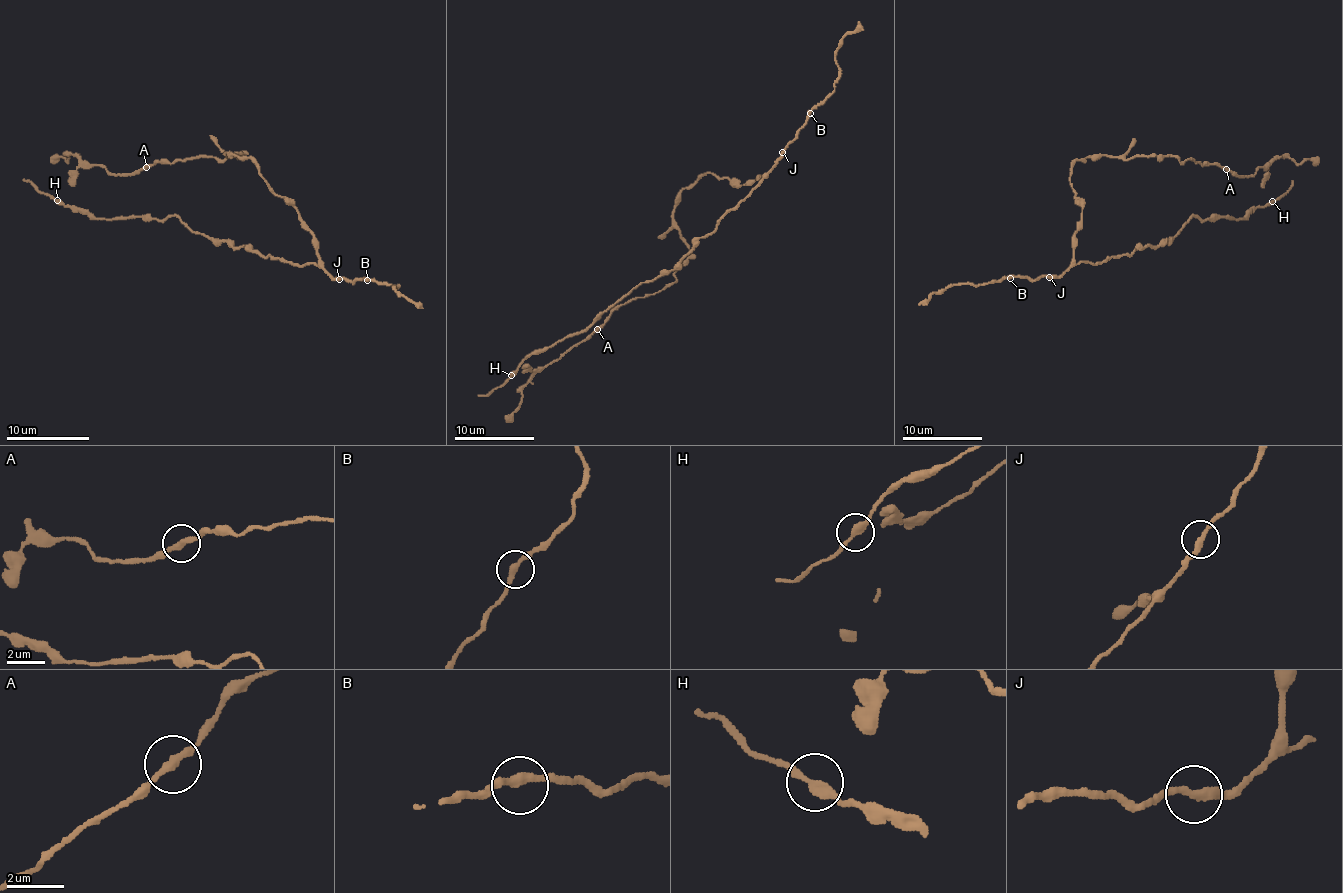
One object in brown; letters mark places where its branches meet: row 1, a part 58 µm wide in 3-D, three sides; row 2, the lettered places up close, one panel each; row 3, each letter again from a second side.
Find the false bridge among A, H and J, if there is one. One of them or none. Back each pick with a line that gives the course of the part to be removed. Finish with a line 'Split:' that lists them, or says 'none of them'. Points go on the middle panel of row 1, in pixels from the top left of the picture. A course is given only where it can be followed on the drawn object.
Split: none of them

